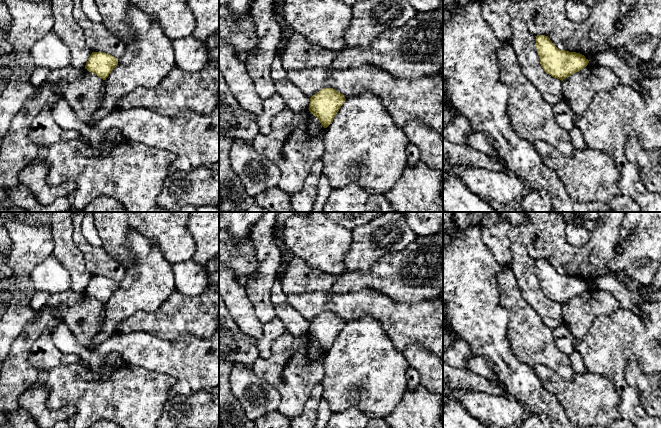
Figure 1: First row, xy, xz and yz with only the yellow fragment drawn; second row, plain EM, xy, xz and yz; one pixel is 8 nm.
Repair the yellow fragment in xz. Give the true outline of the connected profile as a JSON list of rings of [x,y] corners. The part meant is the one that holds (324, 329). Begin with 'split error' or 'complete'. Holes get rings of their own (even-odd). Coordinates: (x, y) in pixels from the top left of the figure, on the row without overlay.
complete; [[[323,312],[310,322],[308,333],[327,352],[345,324],[344,319],[335,313]]]

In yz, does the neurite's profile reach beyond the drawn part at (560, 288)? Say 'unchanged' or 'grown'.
unchanged

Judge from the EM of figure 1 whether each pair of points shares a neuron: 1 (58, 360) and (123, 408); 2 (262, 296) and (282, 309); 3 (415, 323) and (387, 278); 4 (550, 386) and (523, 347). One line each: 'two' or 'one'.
1: two
2: two
3: two
4: two

